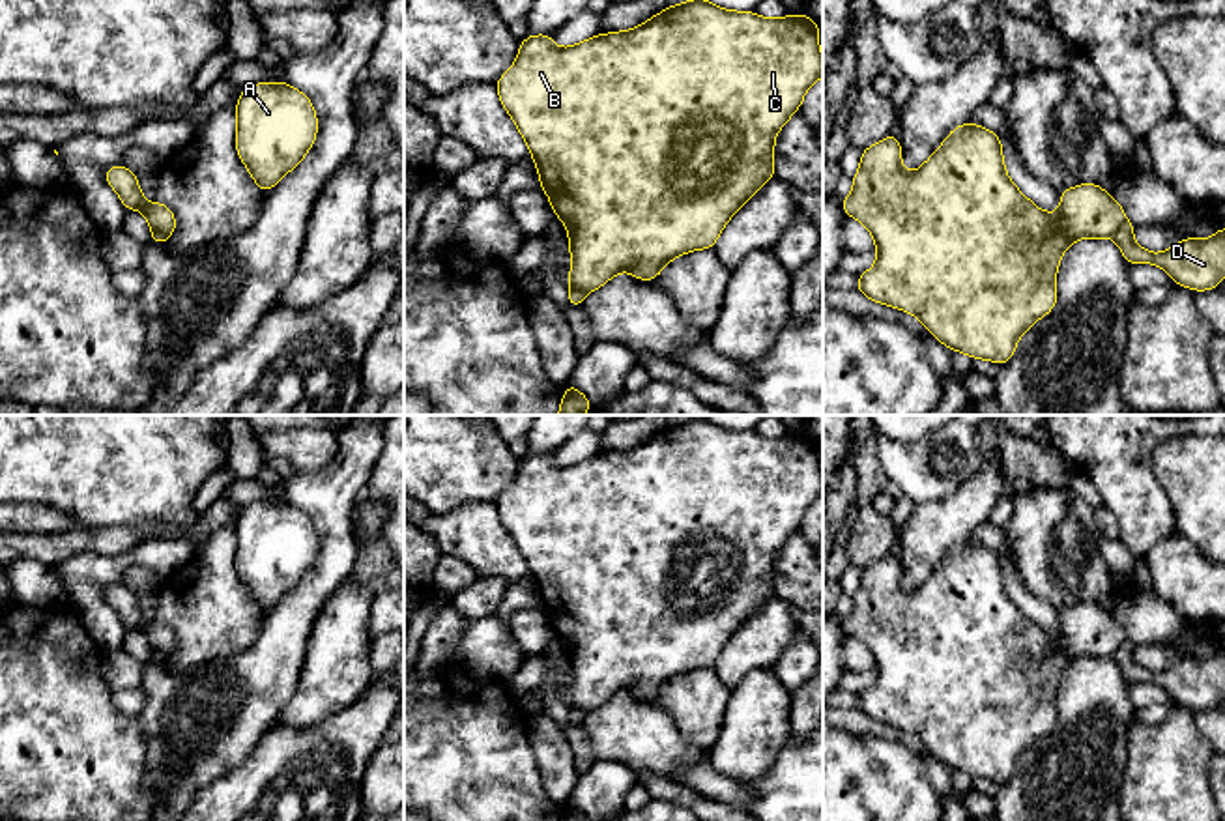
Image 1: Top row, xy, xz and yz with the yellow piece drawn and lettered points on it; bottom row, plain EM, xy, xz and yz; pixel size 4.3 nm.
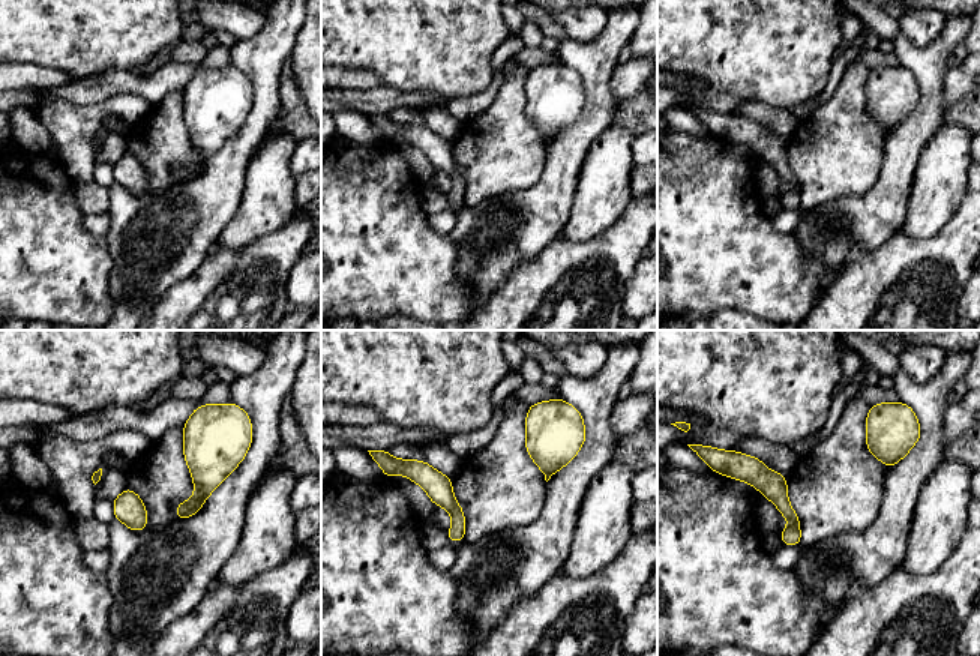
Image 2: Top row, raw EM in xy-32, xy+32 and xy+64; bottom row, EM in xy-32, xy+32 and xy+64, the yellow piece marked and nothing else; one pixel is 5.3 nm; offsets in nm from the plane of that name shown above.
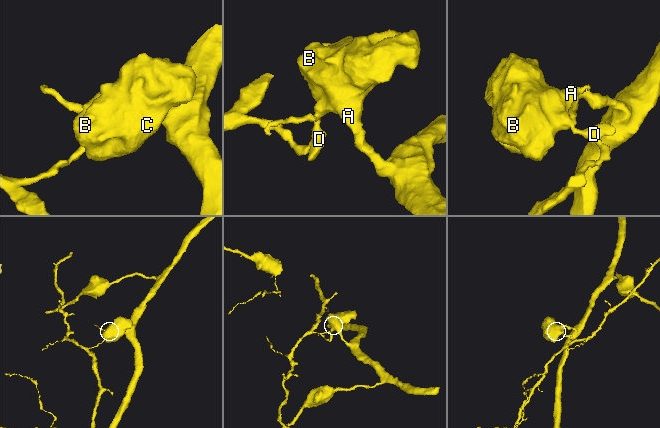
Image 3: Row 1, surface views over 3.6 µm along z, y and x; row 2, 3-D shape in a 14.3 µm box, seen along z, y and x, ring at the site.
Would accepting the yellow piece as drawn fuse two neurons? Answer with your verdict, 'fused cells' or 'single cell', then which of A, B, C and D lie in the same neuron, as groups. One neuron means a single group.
fused cells; A B C / D

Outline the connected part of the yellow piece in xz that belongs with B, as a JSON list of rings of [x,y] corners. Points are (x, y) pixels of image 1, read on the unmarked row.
[[[694,417],[670,425],[643,443],[612,453],[597,453],[587,460],[561,468],[552,462],[552,453],[527,454],[522,458],[514,484],[496,499],[503,527],[514,539],[529,572],[535,580],[540,608],[548,613],[552,628],[569,649],[570,705],[589,713],[619,690],[628,690],[638,699],[655,699],[662,686],[690,670],[713,668],[724,643],[754,615],[754,612],[774,597],[774,557],[785,540],[800,527],[808,507],[823,496],[817,445],[806,432],[782,438],[763,438],[756,430],[729,430]]]

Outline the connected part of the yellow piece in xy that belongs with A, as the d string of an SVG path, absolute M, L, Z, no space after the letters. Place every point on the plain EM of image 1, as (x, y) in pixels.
M256 501L236 522L236 570L266 613L314 563L312 520L288 501Z

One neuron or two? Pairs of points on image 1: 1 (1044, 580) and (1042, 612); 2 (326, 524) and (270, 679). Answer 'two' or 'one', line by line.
1: two
2: one

